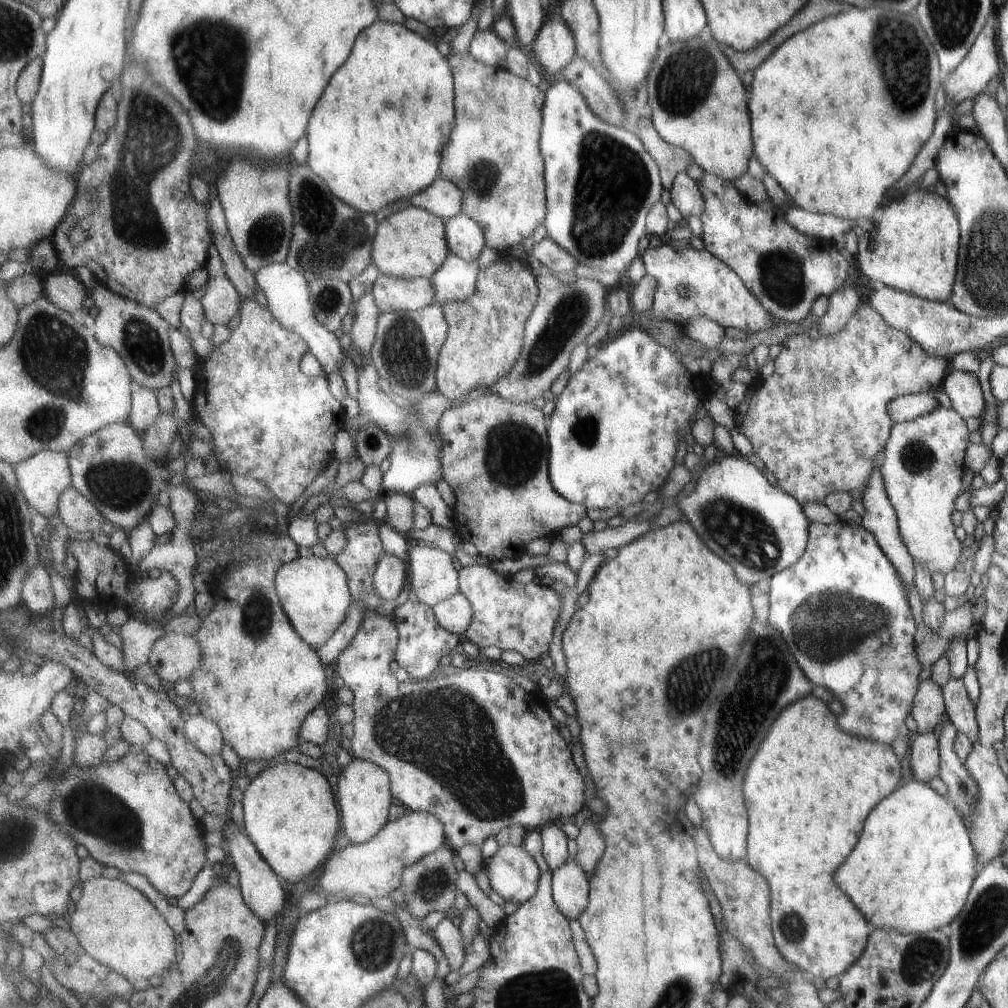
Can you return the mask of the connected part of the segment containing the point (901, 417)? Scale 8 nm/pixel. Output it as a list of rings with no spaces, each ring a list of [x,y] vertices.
[[[929,393],[902,395],[886,405],[887,416],[894,423],[908,422],[923,414],[928,414],[940,404]]]

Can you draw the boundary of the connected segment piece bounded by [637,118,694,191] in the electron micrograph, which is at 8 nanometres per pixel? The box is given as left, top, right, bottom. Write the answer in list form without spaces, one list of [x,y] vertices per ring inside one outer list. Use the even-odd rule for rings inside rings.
[[[641,118],[637,136],[645,144],[652,158],[656,160],[657,166],[660,166],[664,189],[670,191],[675,178],[679,174],[686,173],[691,162],[694,162],[692,155],[683,148],[666,142],[649,118]]]

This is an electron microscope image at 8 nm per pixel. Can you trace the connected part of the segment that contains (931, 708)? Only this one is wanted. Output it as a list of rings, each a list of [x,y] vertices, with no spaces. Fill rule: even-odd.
[[[930,679],[918,684],[912,699],[910,715],[915,721],[917,735],[932,733],[937,722],[943,720],[945,713],[941,690]]]

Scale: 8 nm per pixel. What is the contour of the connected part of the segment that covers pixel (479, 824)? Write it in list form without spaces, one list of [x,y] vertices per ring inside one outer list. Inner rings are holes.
[[[366,519],[345,525],[347,547],[333,560],[344,570],[352,601],[364,605],[362,626],[335,665],[338,674],[354,694],[353,737],[347,745],[355,759],[381,766],[391,779],[393,797],[414,812],[431,812],[445,826],[446,845],[453,852],[466,845],[481,847],[488,838],[498,839],[501,830],[523,826],[528,832],[547,824],[574,817],[585,804],[585,778],[577,770],[569,744],[559,734],[551,714],[536,702],[536,694],[525,692],[515,680],[493,670],[462,668],[450,676],[399,682],[391,670],[400,638],[395,618],[381,614],[382,599],[374,580],[386,549],[380,536],[380,522]]]

